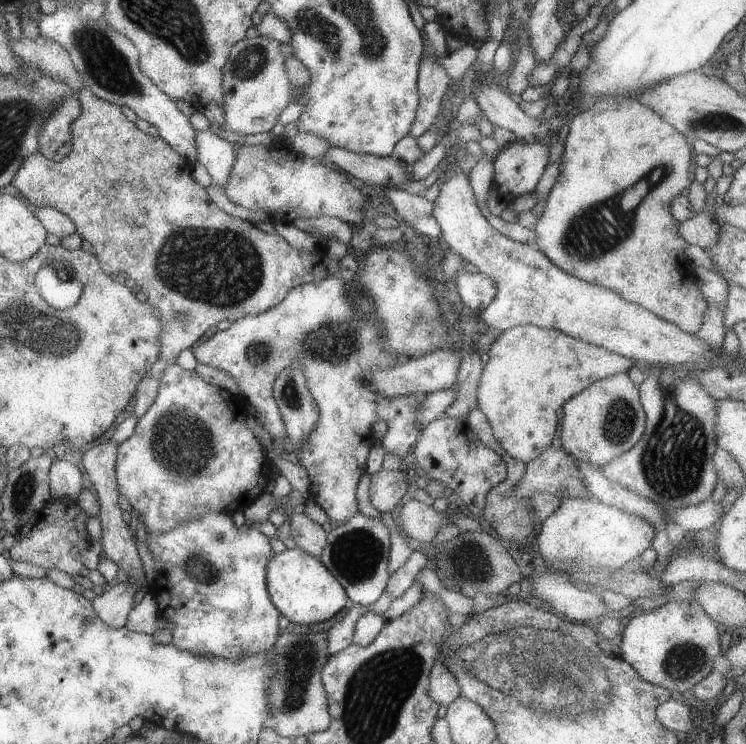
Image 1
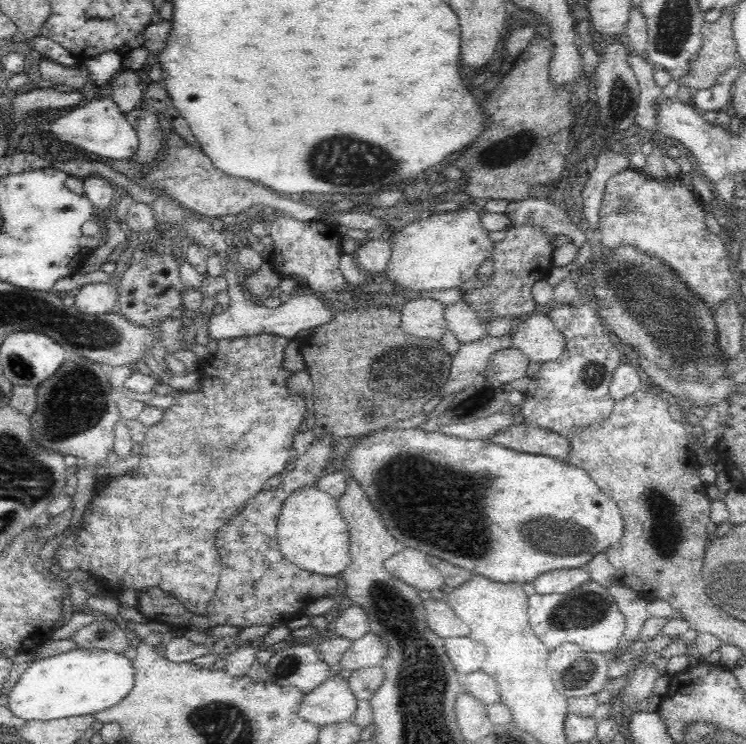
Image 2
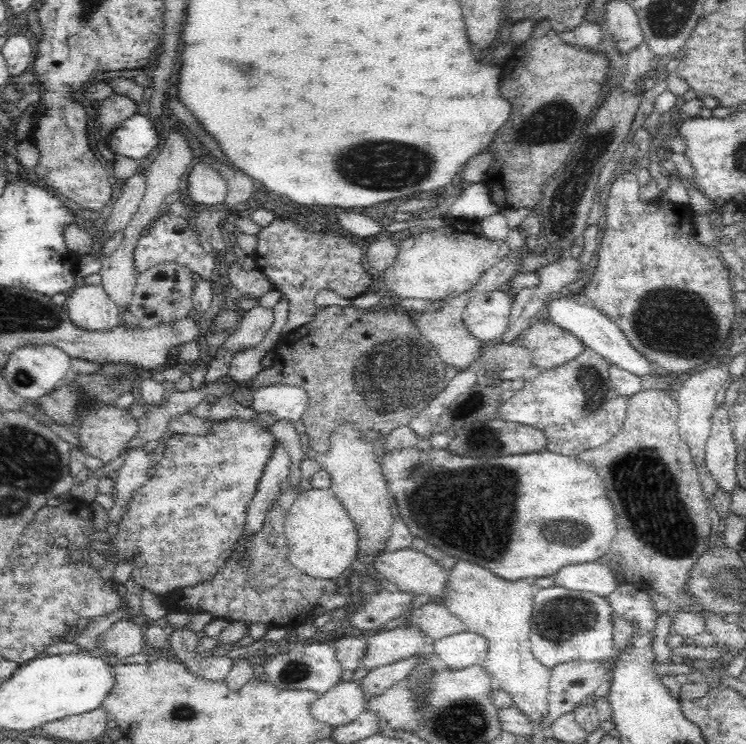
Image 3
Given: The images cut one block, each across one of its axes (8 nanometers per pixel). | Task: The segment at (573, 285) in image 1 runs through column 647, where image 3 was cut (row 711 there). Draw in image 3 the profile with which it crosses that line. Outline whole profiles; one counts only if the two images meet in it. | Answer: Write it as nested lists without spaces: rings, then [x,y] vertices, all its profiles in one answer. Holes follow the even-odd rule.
[[[340,682],[312,704],[310,714],[318,722],[339,727],[356,720],[366,711],[364,692],[354,682]]]

